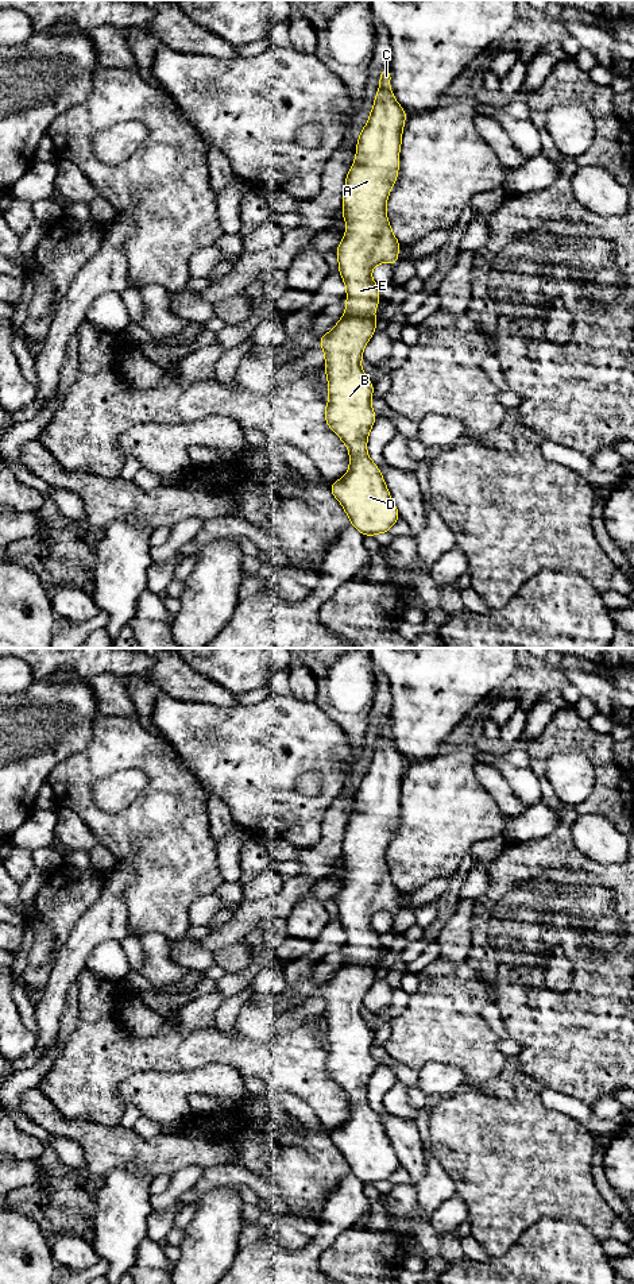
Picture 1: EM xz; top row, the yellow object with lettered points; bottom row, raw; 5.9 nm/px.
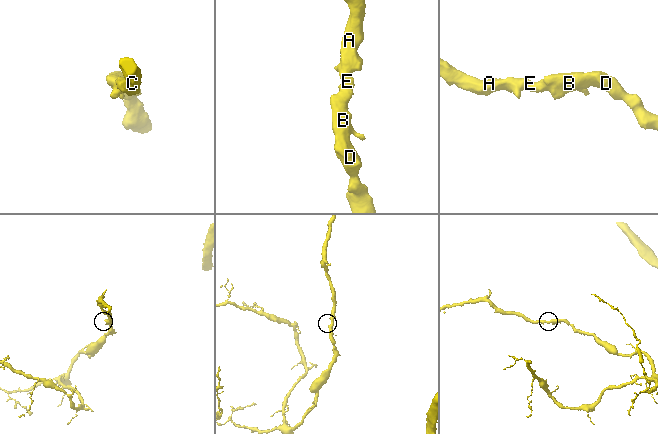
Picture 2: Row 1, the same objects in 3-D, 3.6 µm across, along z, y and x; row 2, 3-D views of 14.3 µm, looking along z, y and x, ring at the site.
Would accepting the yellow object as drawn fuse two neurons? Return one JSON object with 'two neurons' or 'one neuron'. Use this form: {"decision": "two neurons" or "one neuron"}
{"decision": "one neuron"}

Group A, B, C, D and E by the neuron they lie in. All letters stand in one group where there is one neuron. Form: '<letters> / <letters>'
A B C D E

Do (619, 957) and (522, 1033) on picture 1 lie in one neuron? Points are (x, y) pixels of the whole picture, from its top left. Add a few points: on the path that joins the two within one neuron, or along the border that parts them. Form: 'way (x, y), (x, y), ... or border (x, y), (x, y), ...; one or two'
way (619, 991), (580, 1033), (556, 1033); one

